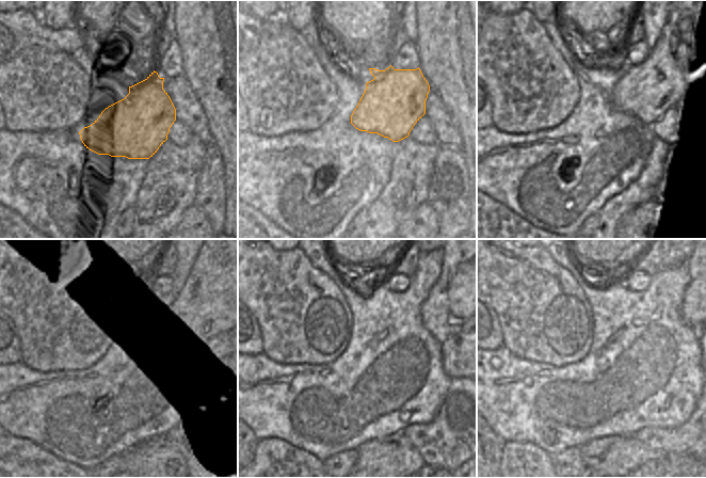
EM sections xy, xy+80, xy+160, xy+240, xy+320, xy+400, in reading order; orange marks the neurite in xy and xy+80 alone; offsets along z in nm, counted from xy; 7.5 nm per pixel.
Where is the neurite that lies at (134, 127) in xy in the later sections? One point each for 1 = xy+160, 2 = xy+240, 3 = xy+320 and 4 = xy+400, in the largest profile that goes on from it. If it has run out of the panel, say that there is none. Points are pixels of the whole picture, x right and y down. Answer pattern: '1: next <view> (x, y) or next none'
1: next xy+160 (648, 90)
2: next xy+240 (215, 298)
3: next xy+320 (454, 304)
4: next xy+400 (693, 305)

